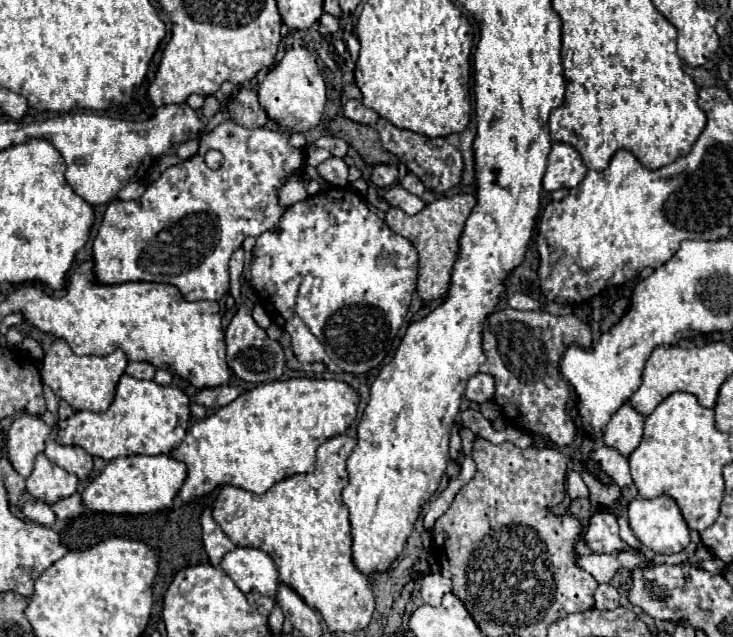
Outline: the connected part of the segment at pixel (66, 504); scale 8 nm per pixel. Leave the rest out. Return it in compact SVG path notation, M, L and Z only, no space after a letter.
M76 491L76 495L70 495L58 503L52 505L52 511L56 513L58 519L70 519L70 517L78 517L80 513L84 513L86 505L80 497L80 491Z

